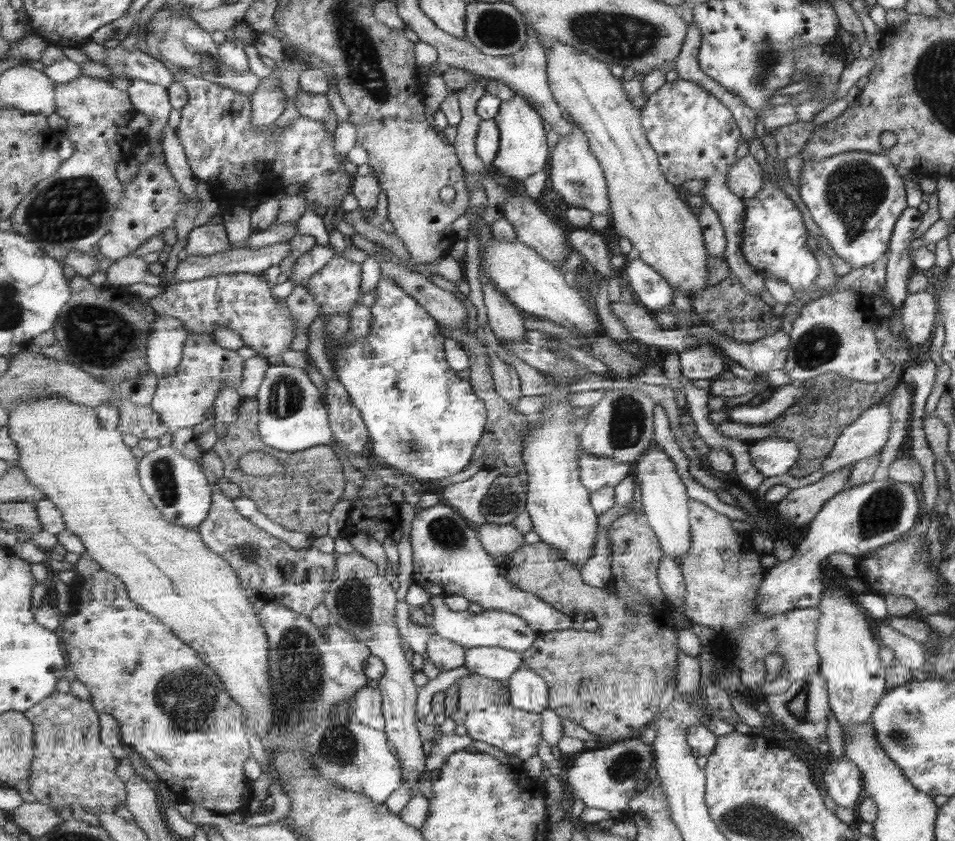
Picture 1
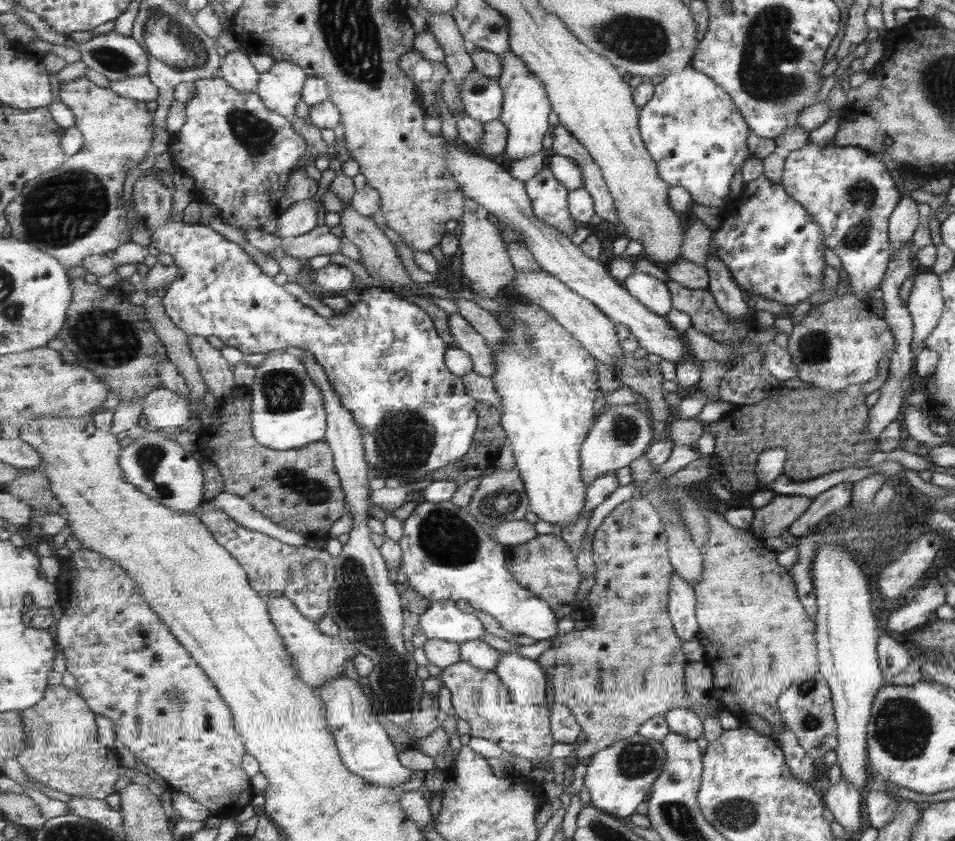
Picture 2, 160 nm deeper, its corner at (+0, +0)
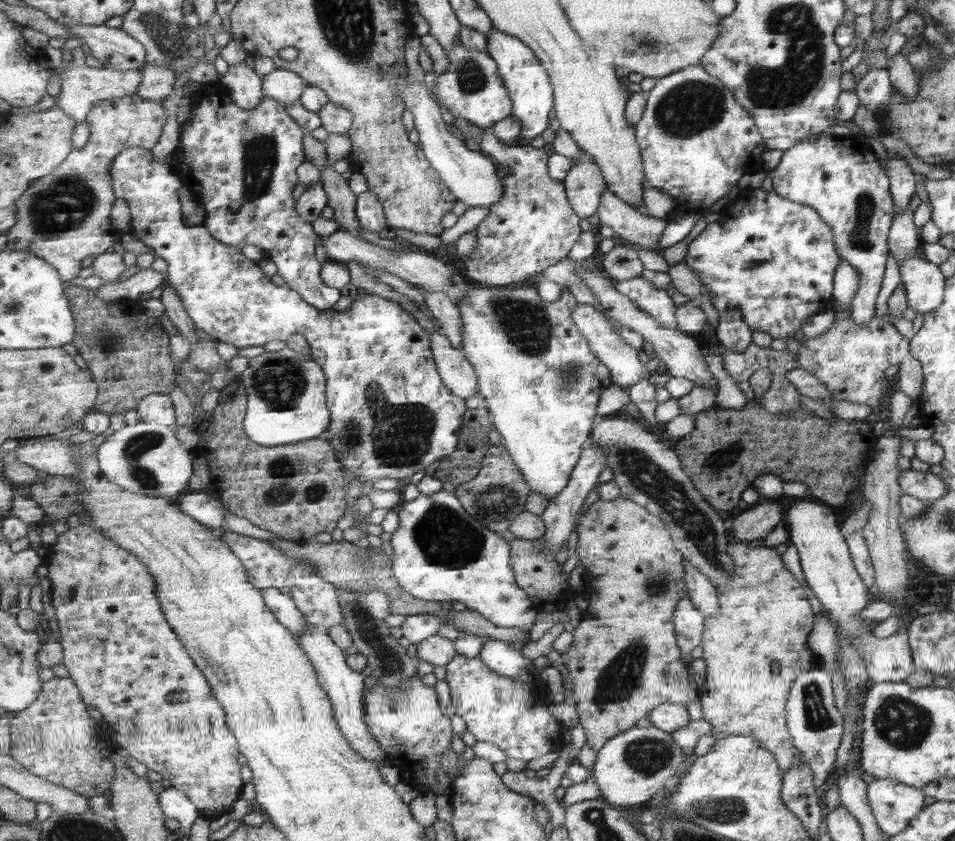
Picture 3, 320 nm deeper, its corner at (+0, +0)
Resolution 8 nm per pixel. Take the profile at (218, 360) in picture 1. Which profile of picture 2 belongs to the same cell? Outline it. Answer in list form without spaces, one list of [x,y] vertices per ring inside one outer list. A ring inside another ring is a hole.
[[[162,387],[145,398],[144,416],[150,428],[168,430],[189,425],[193,411],[191,407],[192,403],[187,399]]]

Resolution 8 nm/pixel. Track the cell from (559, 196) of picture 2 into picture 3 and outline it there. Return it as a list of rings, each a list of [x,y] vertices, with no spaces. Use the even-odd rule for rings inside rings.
[[[489,128],[481,135],[481,151],[494,158],[508,175],[502,182],[502,197],[488,208],[488,217],[476,229],[477,244],[465,262],[466,274],[471,281],[488,287],[525,282],[568,258],[584,233],[582,218],[570,203],[566,183],[550,175],[550,156],[542,147],[507,146]]]

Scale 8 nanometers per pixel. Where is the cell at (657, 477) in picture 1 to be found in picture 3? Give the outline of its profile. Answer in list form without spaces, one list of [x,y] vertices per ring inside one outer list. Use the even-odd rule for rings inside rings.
[[[683,562],[684,581],[687,586],[686,597],[693,603],[693,607],[697,609],[704,618],[714,616],[717,610],[717,593],[714,585],[712,585],[706,576],[697,572],[689,562]]]

